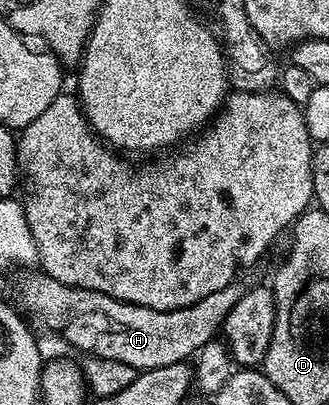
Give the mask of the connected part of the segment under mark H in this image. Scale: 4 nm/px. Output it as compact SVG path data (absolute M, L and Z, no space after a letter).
M43 272L35 273L20 282L19 305L22 310L24 305L23 313L29 319L37 318L45 331L60 335L73 351L81 350L81 355L118 360L130 364L137 372L187 362L199 354L208 341L221 333L230 308L238 304L242 293L241 287L233 284L210 292L198 304L177 310L155 310L114 300L102 292L67 286Z

